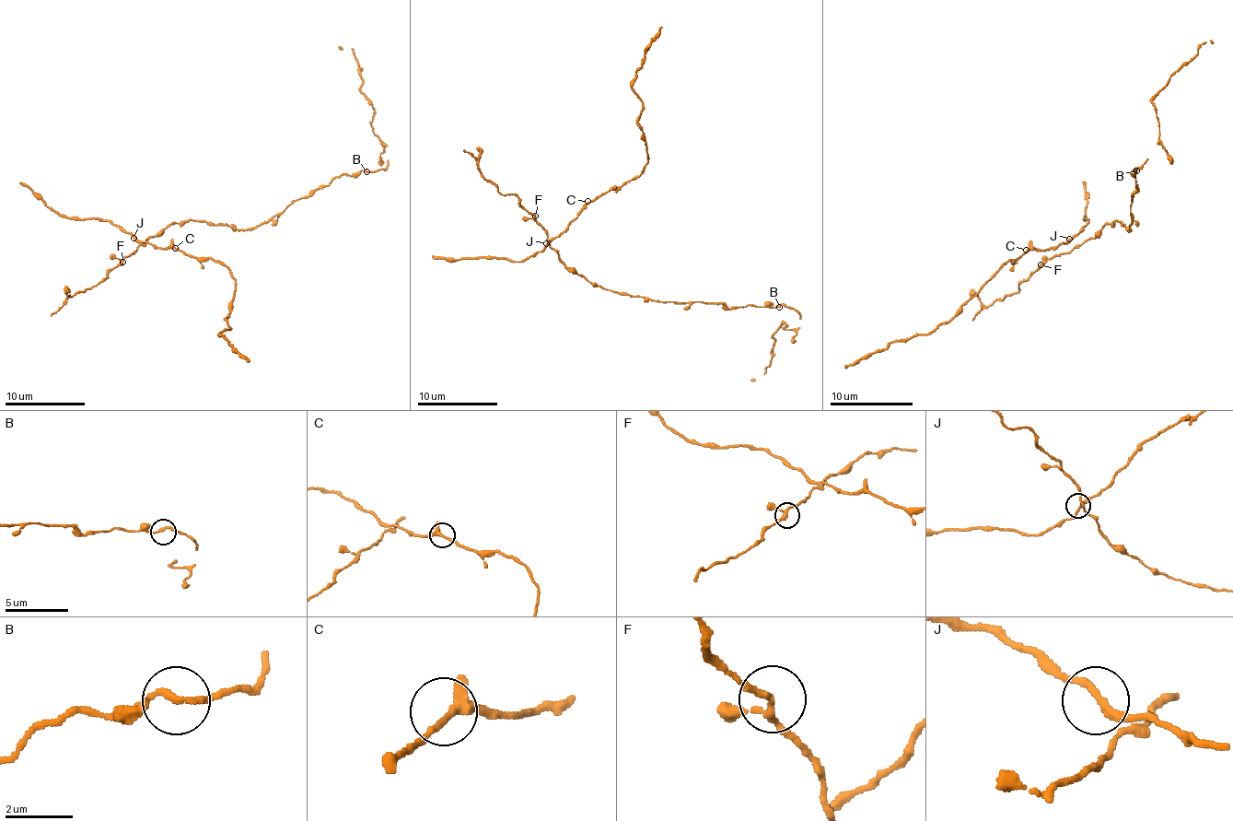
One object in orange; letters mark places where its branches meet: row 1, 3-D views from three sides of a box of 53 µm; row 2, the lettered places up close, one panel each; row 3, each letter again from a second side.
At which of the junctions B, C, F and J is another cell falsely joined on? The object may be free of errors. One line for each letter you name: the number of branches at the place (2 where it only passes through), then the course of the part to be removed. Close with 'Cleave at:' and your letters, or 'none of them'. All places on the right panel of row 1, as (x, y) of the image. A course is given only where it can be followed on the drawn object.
Cleave at: none of them

